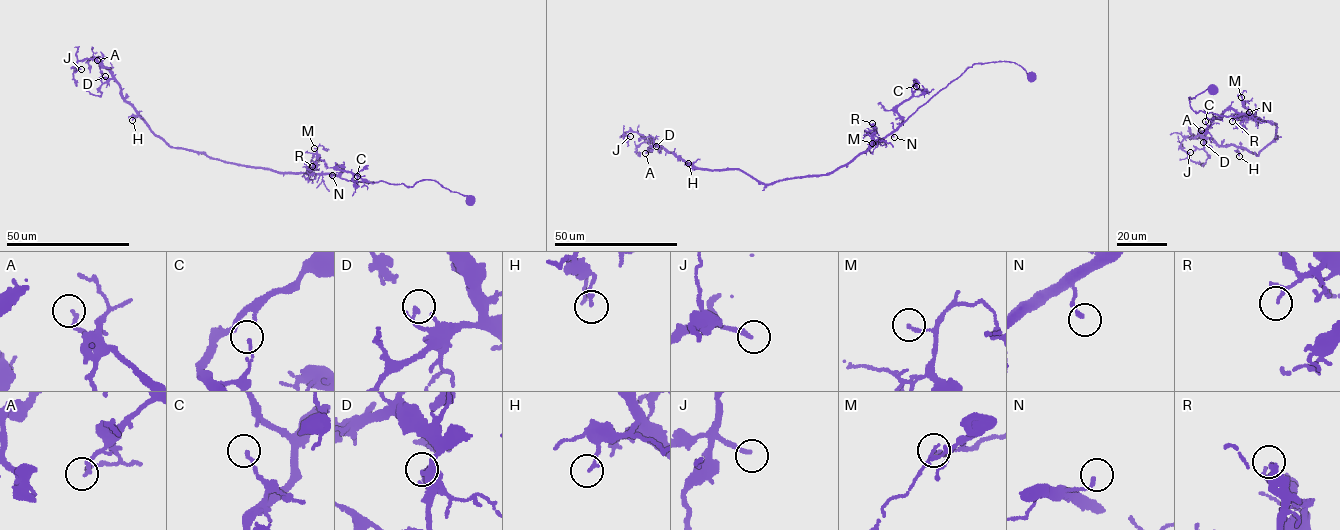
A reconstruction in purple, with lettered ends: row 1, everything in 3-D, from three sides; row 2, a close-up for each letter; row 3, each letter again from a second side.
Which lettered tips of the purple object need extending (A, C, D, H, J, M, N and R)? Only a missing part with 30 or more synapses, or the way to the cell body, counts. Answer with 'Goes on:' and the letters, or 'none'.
Goes on: J

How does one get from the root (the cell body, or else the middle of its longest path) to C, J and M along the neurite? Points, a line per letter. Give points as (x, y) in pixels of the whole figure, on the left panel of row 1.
C: (471, 200), (433, 180), (408, 187), (348, 181), (338, 167), (352, 180), (357, 176)
J: (471, 200), (433, 180), (348, 181), (171, 148), (108, 70), (89, 58), (77, 62), (81, 69)
M: (471, 200), (433, 180), (422, 180), (408, 187), (315, 173), (311, 170), (317, 158), (314, 148)

